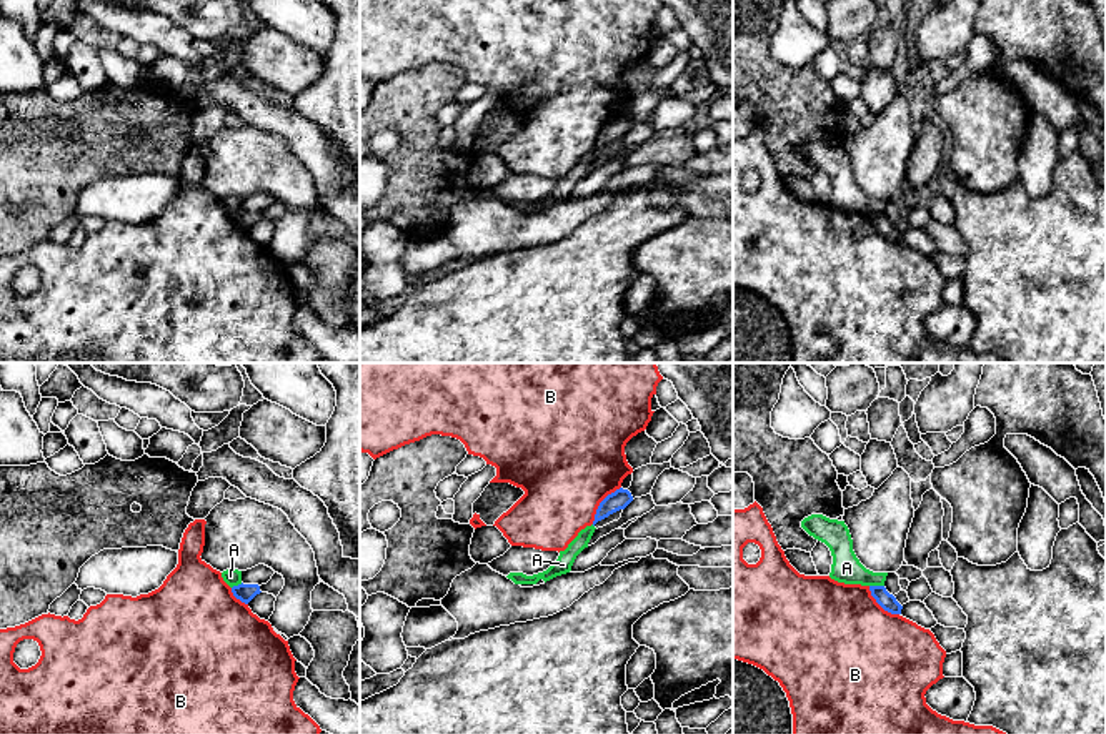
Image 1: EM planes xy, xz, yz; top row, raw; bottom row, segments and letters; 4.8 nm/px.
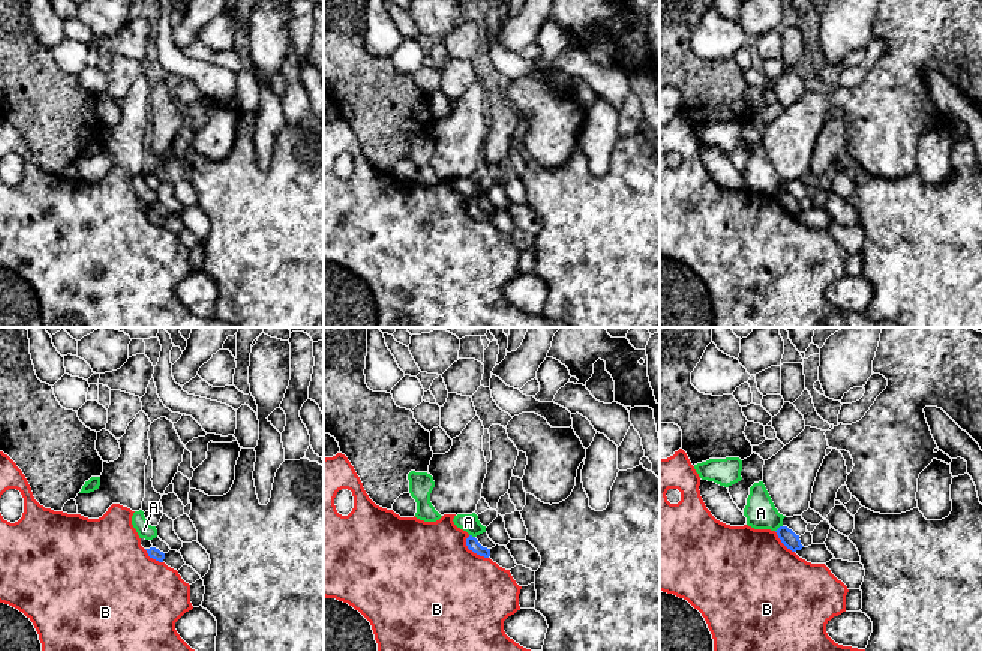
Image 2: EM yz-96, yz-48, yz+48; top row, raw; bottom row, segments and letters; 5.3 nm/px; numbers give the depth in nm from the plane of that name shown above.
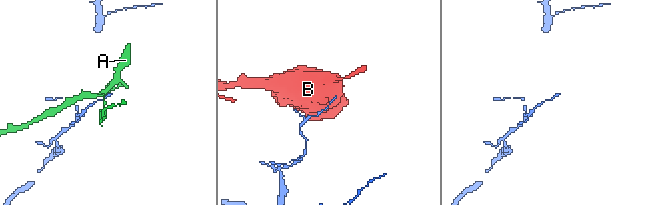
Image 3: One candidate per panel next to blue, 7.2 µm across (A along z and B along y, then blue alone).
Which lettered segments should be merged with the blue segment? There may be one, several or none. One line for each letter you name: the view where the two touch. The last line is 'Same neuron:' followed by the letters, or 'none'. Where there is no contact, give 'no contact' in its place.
Same neuron: none

